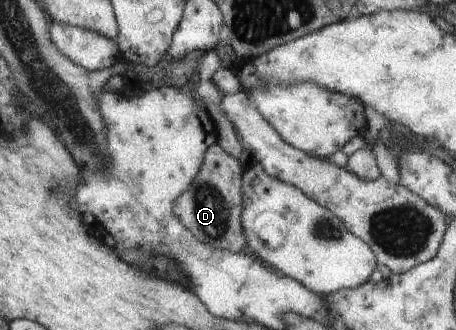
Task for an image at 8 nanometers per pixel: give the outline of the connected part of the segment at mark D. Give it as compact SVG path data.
M218 143L209 145L203 156L201 170L197 172L189 190L179 196L173 204L173 214L185 224L185 228L203 244L216 248L229 248L231 252L241 252L247 248L243 232L243 172L240 160L228 154Z

